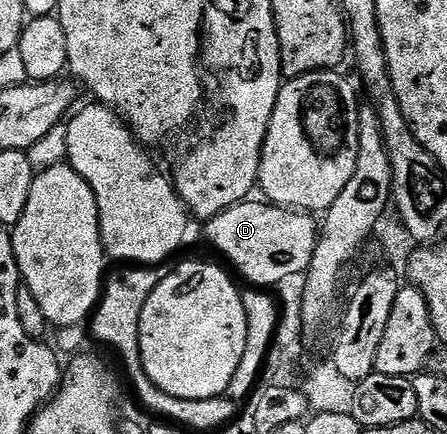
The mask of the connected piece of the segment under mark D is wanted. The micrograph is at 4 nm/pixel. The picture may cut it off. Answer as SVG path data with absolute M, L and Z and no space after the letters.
M253 201L238 202L236 206L208 219L204 226L210 244L226 258L224 261L234 271L237 269L249 281L246 283L254 287L273 288L269 286L295 276L302 277L317 247L319 230L316 219L302 211Z

